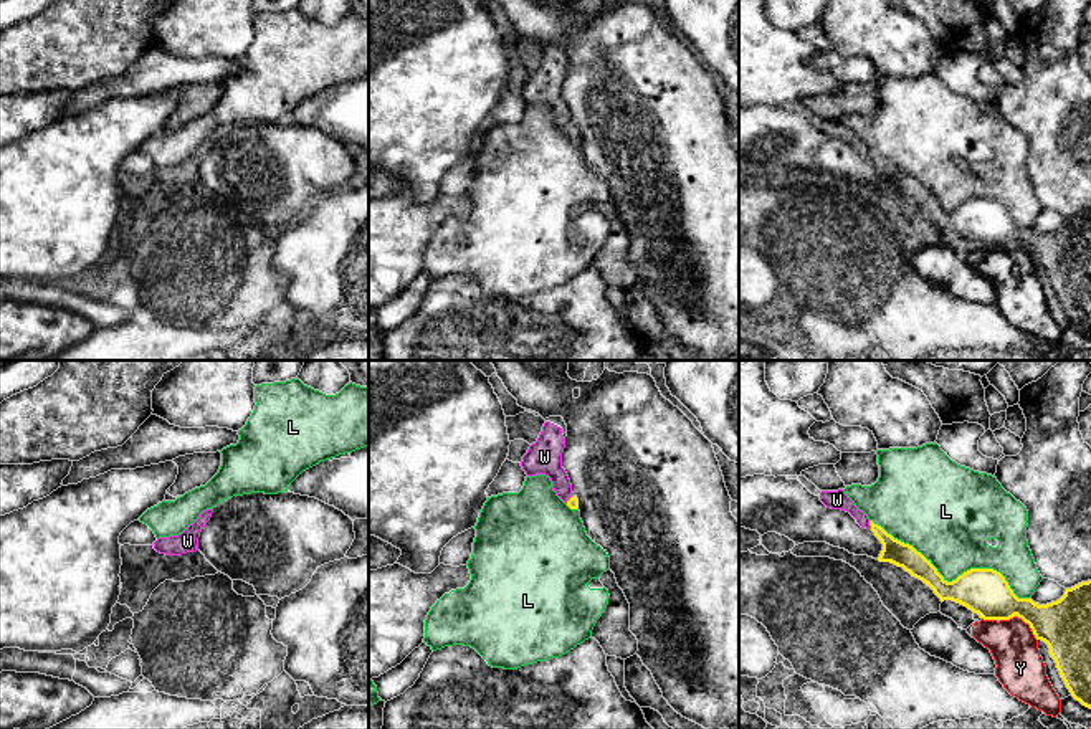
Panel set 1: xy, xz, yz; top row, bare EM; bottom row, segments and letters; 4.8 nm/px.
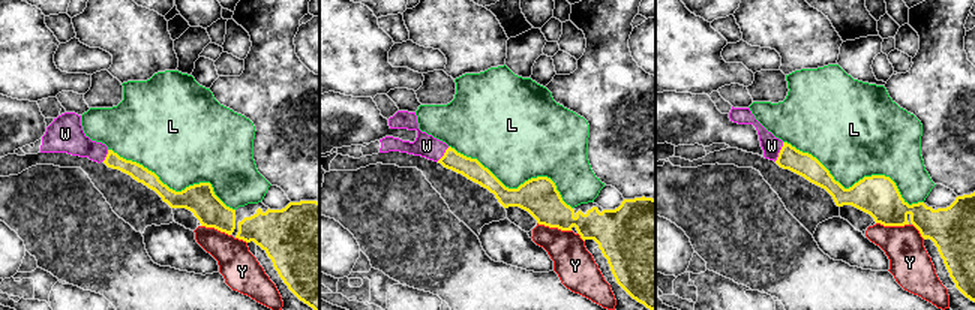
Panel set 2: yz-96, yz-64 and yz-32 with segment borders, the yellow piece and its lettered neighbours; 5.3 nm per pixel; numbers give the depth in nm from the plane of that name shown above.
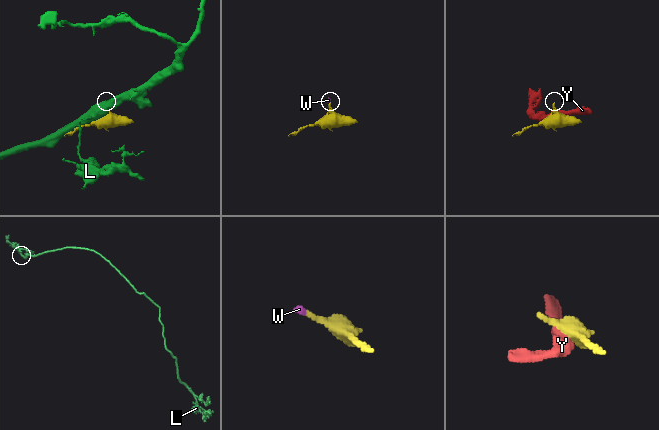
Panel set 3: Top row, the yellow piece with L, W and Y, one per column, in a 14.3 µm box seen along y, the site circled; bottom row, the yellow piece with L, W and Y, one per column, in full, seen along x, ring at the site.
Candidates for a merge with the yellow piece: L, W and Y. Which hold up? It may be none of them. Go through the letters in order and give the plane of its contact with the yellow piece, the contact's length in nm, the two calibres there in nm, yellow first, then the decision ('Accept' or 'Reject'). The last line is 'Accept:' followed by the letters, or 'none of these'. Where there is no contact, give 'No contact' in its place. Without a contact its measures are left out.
L: Touches yellow in yz. Shared border 850 nm. Thickness 220 nm (yellow) against 360 nm. Reject
W: Touches yellow in yz. Shared border 40 nm. Thickness 120 nm (yellow) against 100 nm. Accept
Y: Touches yellow in yz. Shared border 160 nm. Thickness 260 nm (yellow) against 240 nm. Reject
Accept: W

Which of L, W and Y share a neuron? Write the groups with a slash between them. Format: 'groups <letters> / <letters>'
groups L / W / Y

